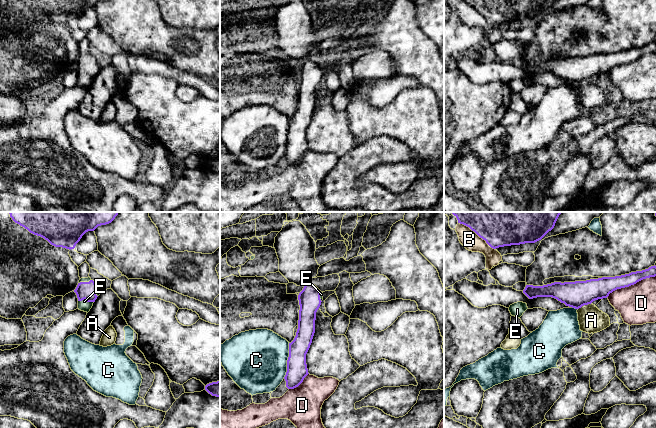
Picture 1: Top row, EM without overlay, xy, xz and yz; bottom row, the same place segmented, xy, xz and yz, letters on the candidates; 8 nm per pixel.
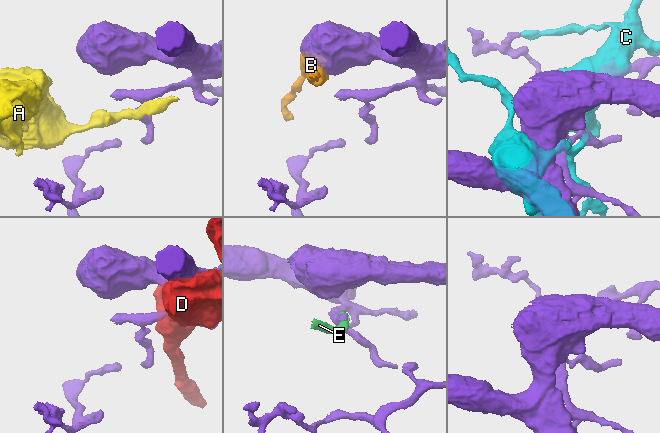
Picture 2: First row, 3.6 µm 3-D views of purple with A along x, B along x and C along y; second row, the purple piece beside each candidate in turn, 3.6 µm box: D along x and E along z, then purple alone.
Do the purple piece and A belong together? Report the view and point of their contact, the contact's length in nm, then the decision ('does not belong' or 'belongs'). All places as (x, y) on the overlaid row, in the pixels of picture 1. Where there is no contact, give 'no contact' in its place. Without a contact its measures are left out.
yz (584, 304) | 120 nm | does not belong

